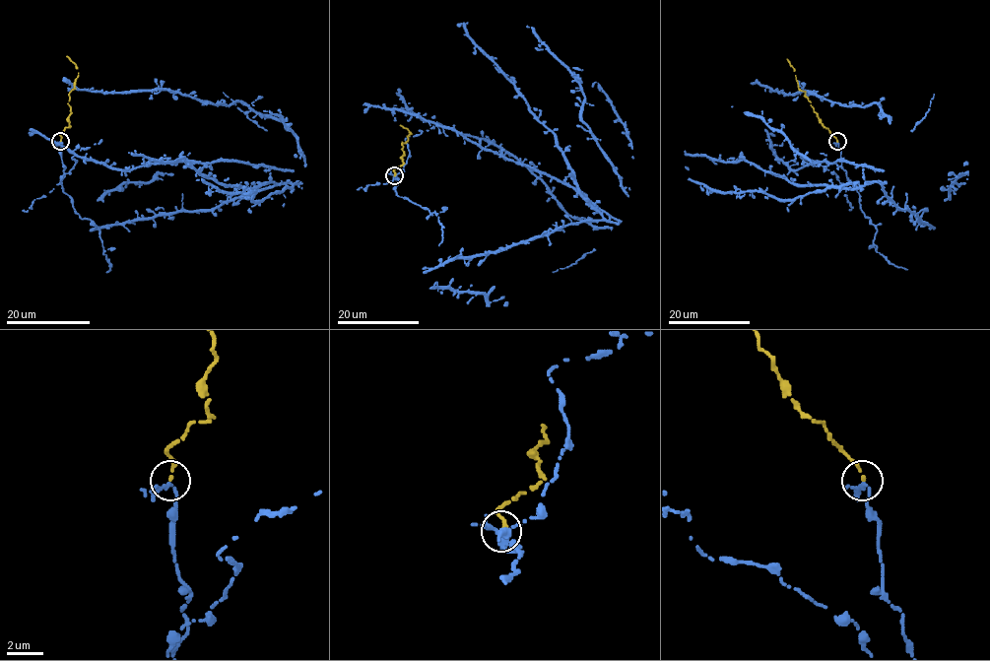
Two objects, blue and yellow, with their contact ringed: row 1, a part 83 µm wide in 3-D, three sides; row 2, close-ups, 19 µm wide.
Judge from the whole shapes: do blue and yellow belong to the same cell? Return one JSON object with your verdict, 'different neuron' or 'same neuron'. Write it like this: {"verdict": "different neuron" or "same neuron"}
{"verdict": "same neuron"}

